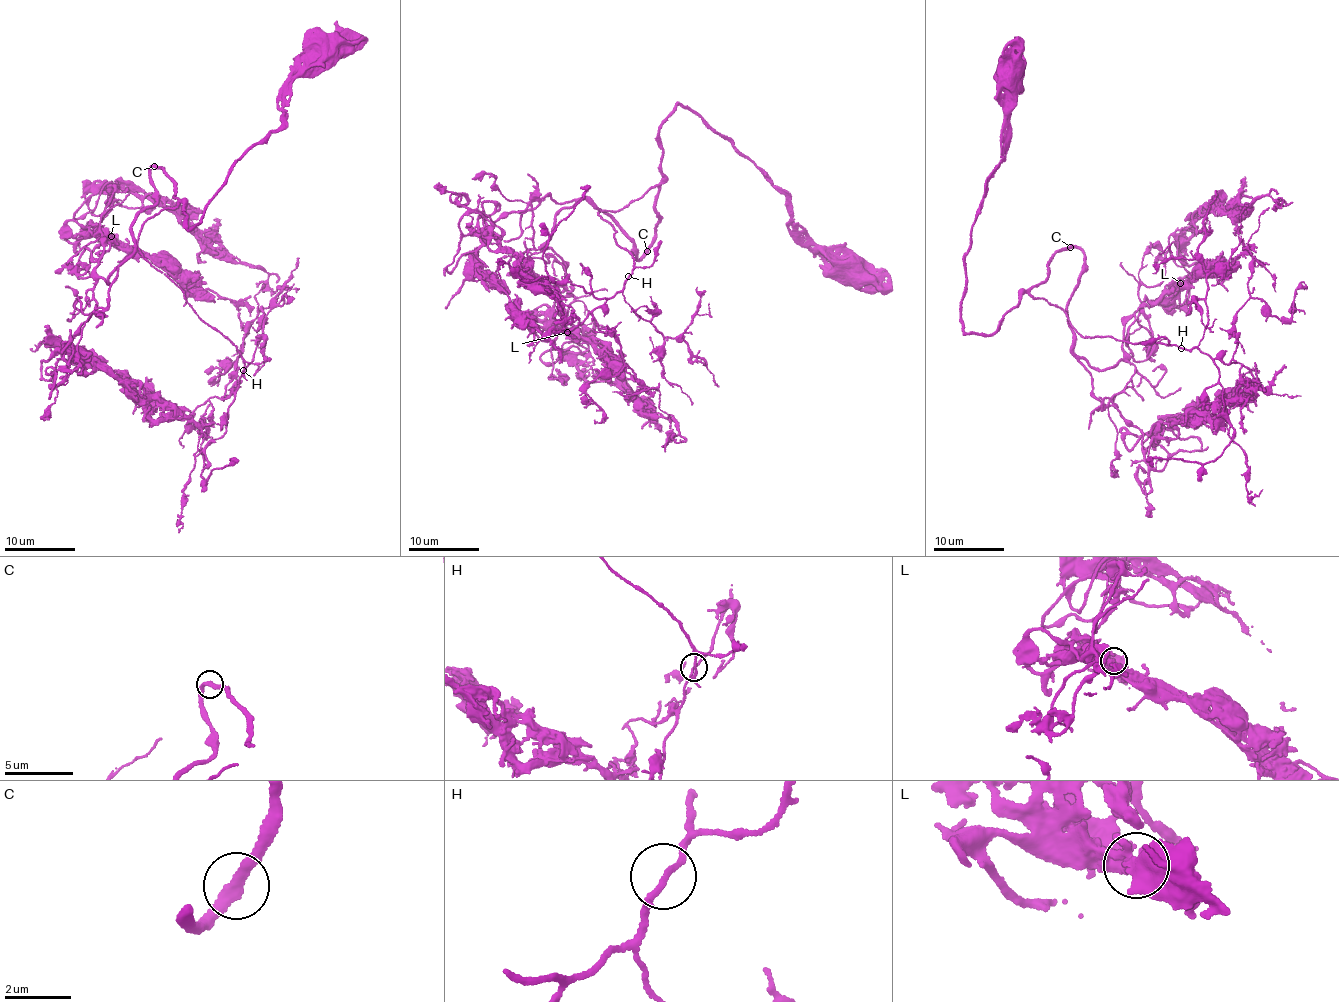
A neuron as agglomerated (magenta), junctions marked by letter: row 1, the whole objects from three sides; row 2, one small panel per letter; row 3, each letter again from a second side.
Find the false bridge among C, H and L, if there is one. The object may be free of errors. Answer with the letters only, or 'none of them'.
none of them

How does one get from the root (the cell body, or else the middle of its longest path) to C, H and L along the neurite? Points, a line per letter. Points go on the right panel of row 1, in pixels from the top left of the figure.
C: (1004, 66), (1002, 163), (970, 238), (962, 329), (992, 333), (1018, 294), (1048, 276), (1051, 256), (1071, 247)
H: (1004, 66), (1002, 163), (970, 238), (962, 329), (992, 333), (1025, 293), (1060, 308), (1085, 337), (1181, 347)
L: (1004, 66), (1002, 163), (970, 238), (962, 329), (992, 333), (1032, 295), (1107, 369), (1124, 321), (1180, 283)

